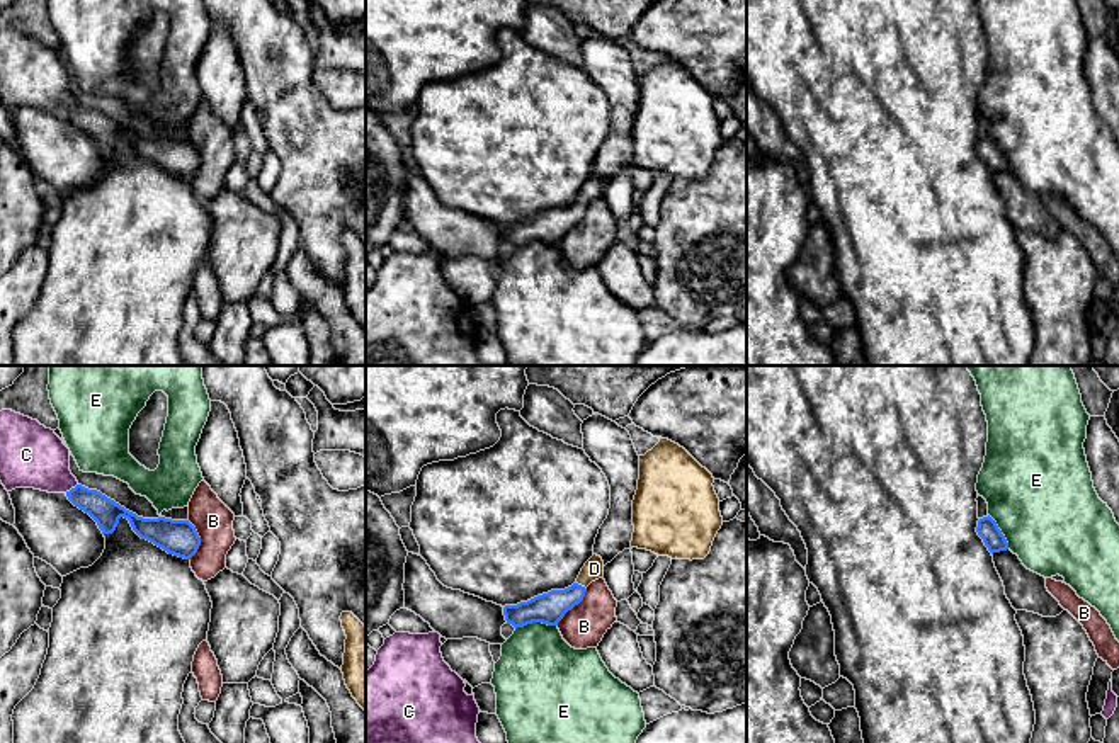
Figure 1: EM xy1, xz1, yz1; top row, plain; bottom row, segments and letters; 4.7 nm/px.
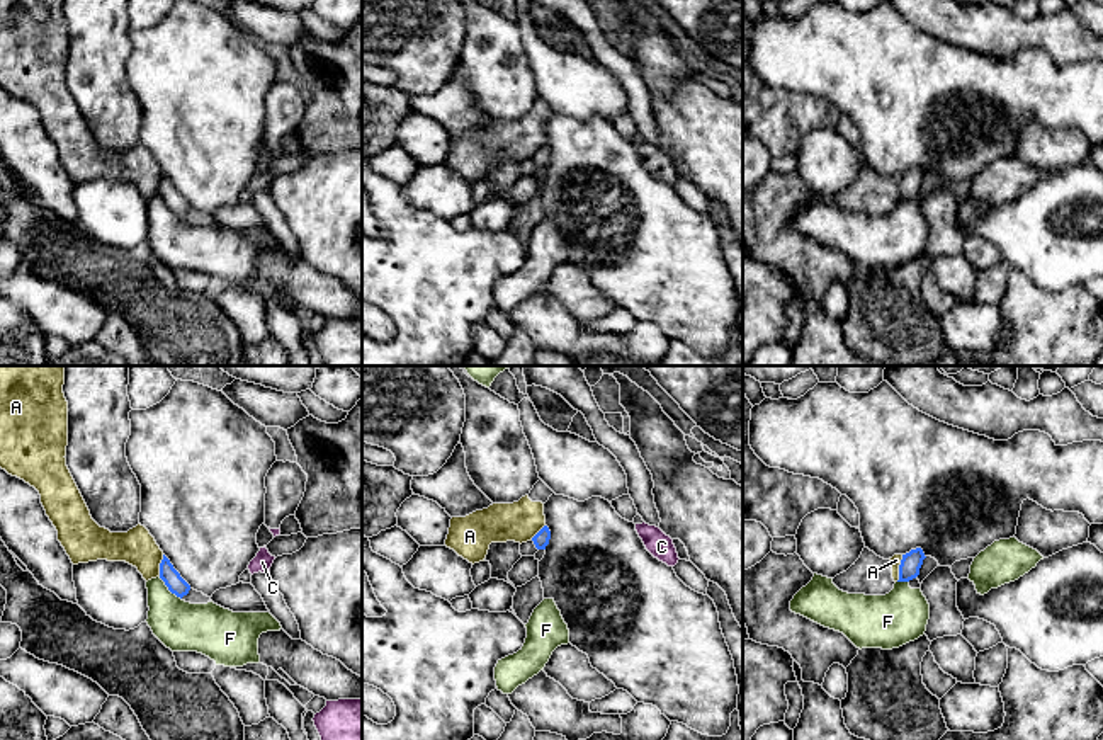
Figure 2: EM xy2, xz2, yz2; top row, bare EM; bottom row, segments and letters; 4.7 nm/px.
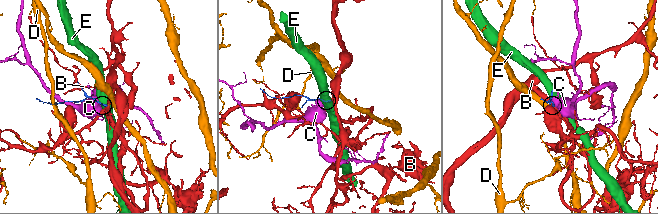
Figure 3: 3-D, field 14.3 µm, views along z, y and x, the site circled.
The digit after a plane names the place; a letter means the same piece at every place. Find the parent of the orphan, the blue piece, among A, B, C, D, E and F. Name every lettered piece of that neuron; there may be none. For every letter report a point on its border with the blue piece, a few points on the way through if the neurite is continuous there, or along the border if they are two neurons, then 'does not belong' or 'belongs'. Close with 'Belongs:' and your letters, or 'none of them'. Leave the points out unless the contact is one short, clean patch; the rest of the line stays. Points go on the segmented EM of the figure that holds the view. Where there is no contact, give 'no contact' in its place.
A: yz2 (899, 569) | along yz2 (903, 555), (896, 580) | does not belong
B: xz1 (573, 606) | along xz1 (587, 589), (585, 595), (556, 624) | does not belong
C: xy1 (72, 488) | does not belong
D: xz1 (580, 585) | across xz1 (550, 607), (565, 601), (580, 585), (594, 568) | belongs
E: xz1 (536, 621) | along xz1 (556, 624), (528, 623), (516, 629) | does not belong
F: xy2 (169, 589) | along xy2 (158, 577), (181, 599) | does not belong
Belongs: D

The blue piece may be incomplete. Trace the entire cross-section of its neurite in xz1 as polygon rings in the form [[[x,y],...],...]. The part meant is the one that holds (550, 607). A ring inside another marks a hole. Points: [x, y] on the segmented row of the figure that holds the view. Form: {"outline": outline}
{"outline": [[[594,554],[571,587],[565,590],[551,590],[517,605],[505,605],[505,621],[515,629],[532,622],[558,626],[565,614],[583,600],[587,587],[602,576],[604,561],[600,556]]]}

